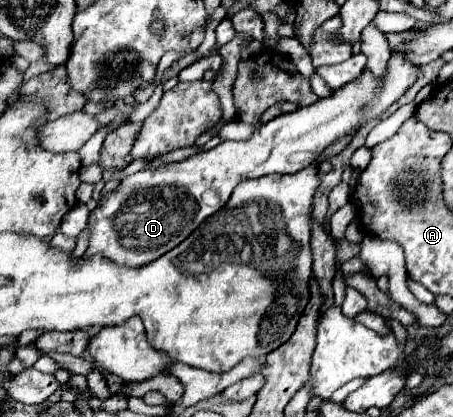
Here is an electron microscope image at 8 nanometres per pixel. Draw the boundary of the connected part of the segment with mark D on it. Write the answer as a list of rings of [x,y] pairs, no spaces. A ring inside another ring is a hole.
[[[392,52],[390,68],[382,80],[376,80],[364,70],[354,84],[346,84],[346,88],[332,92],[332,98],[320,98],[312,106],[282,114],[268,124],[262,124],[248,140],[226,140],[216,148],[198,152],[186,160],[168,162],[156,170],[142,170],[122,178],[118,188],[108,192],[90,214],[86,258],[102,254],[116,264],[130,268],[154,262],[186,240],[208,216],[218,212],[242,180],[266,174],[294,174],[312,164],[322,154],[322,148],[330,146],[340,136],[350,134],[354,126],[378,118],[414,84],[416,72],[418,68],[414,64],[404,60],[398,52]]]

